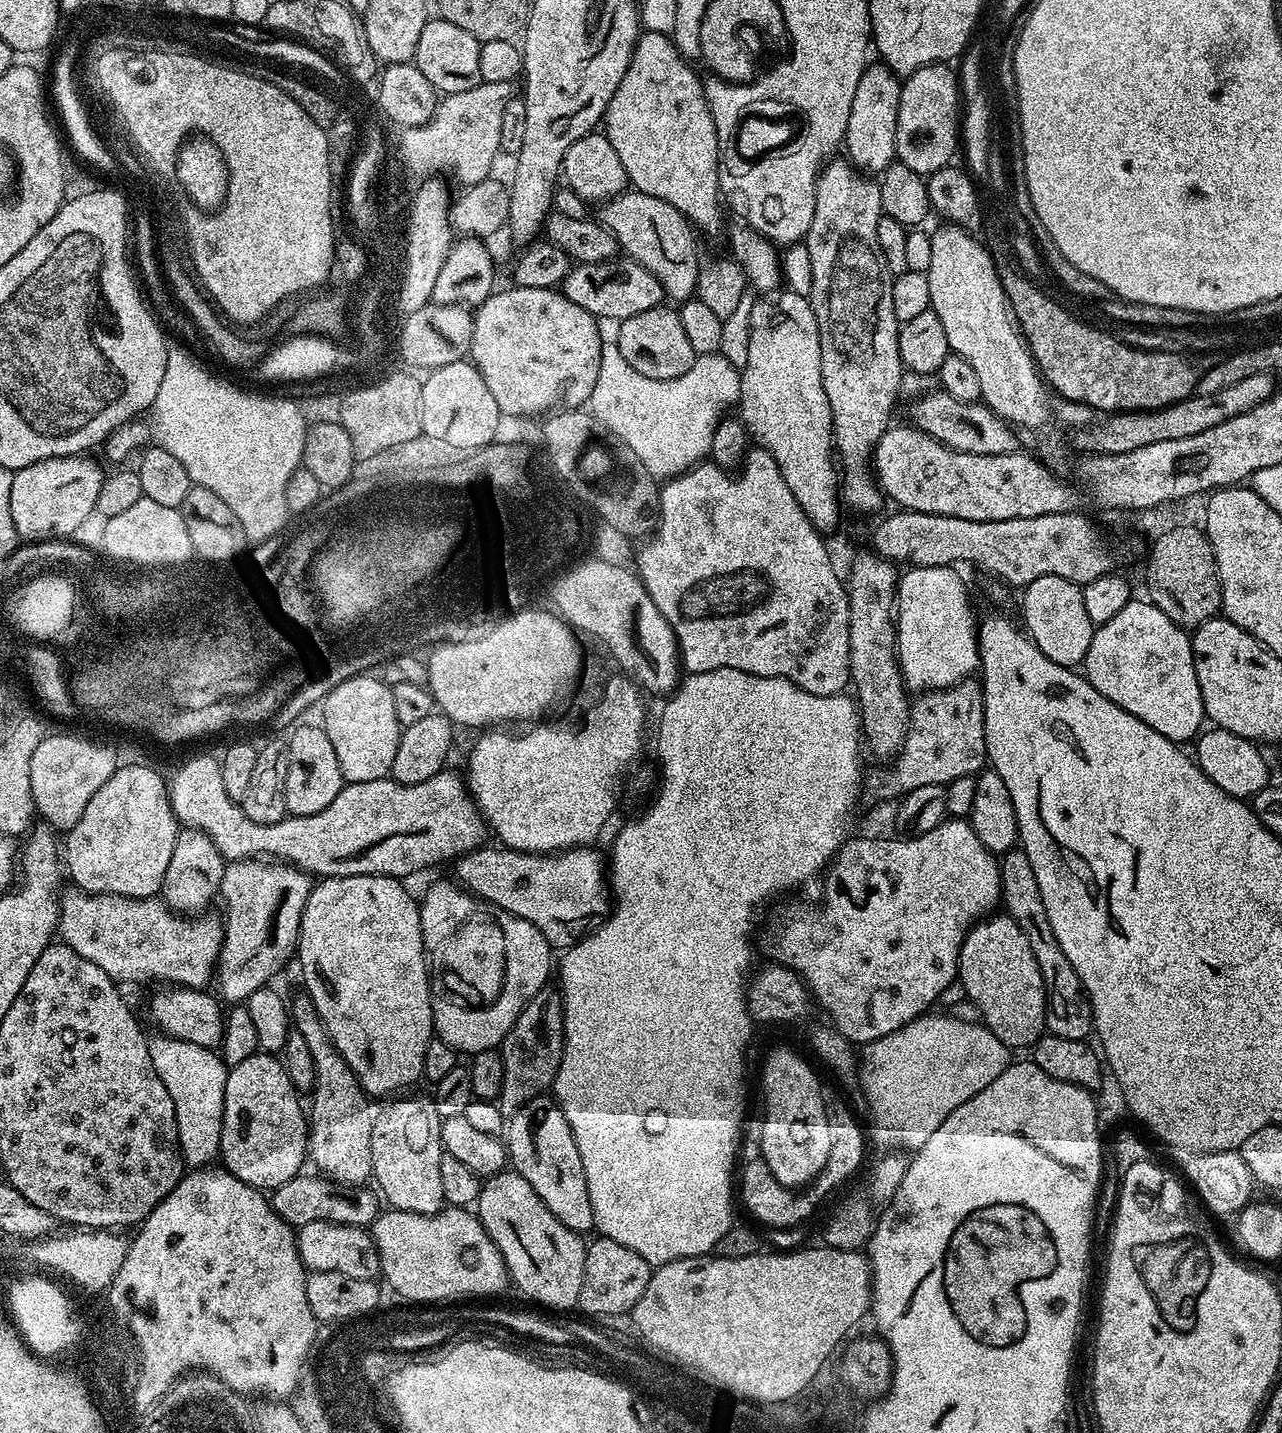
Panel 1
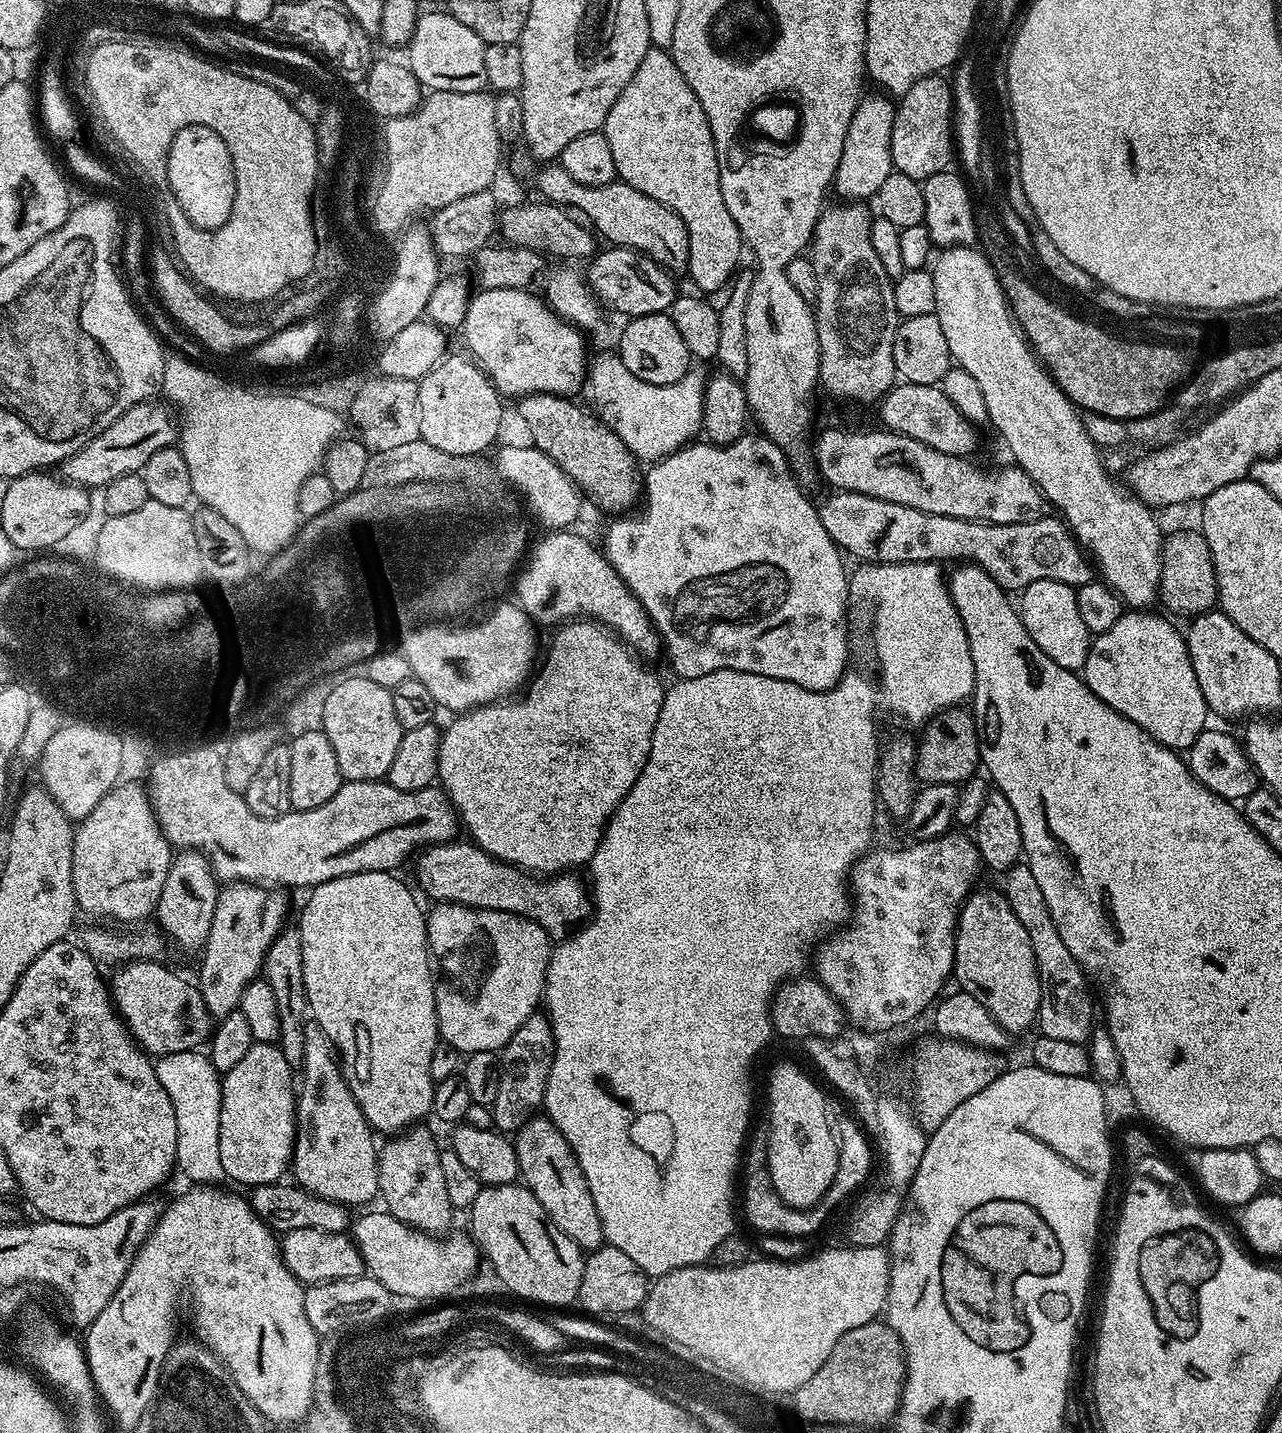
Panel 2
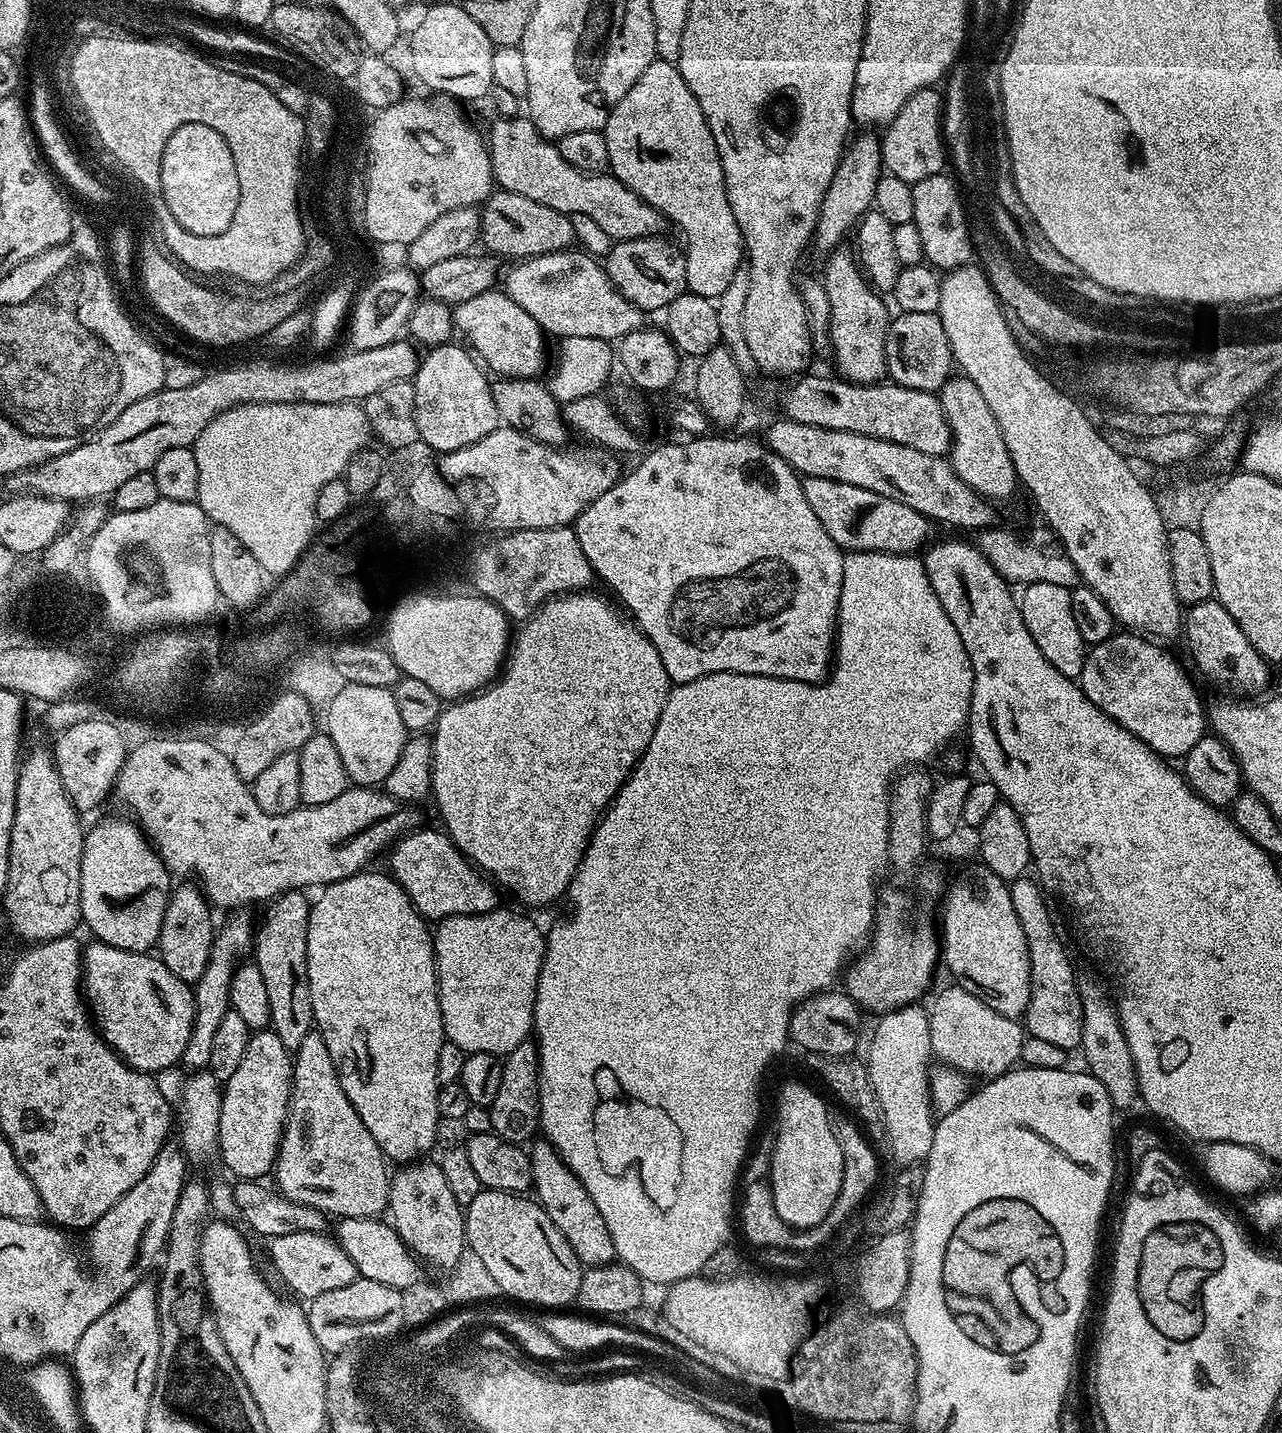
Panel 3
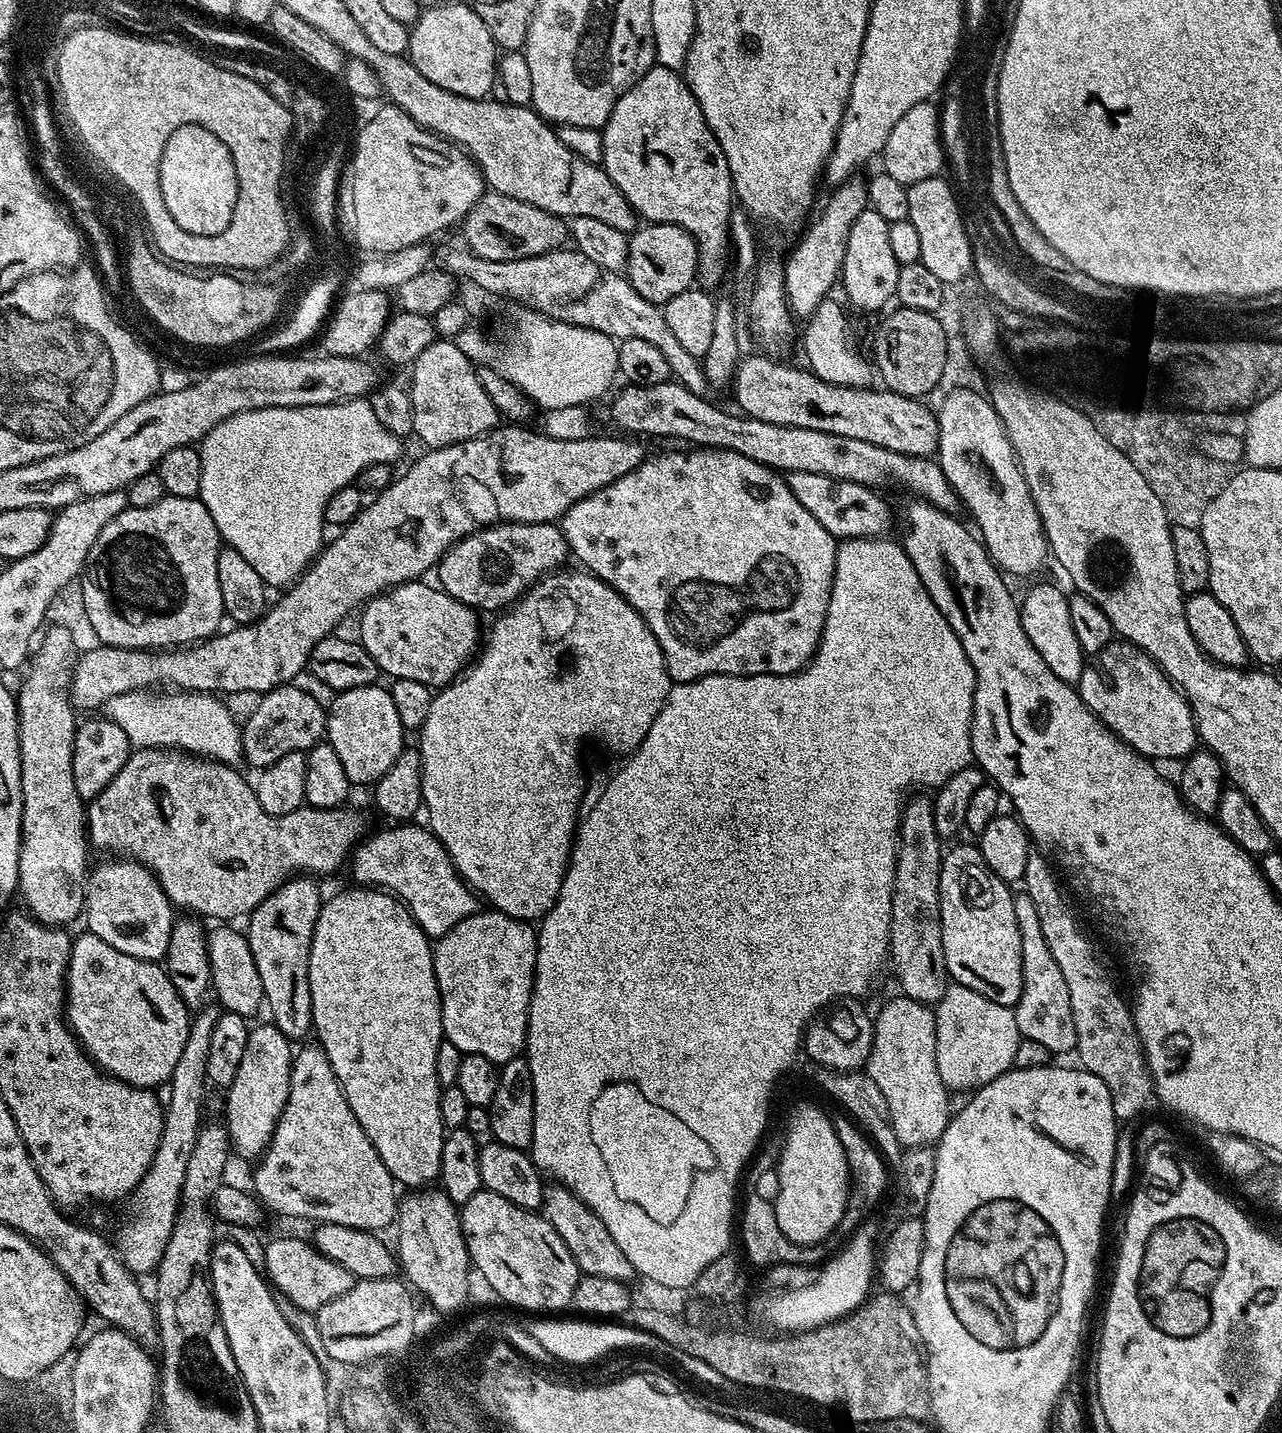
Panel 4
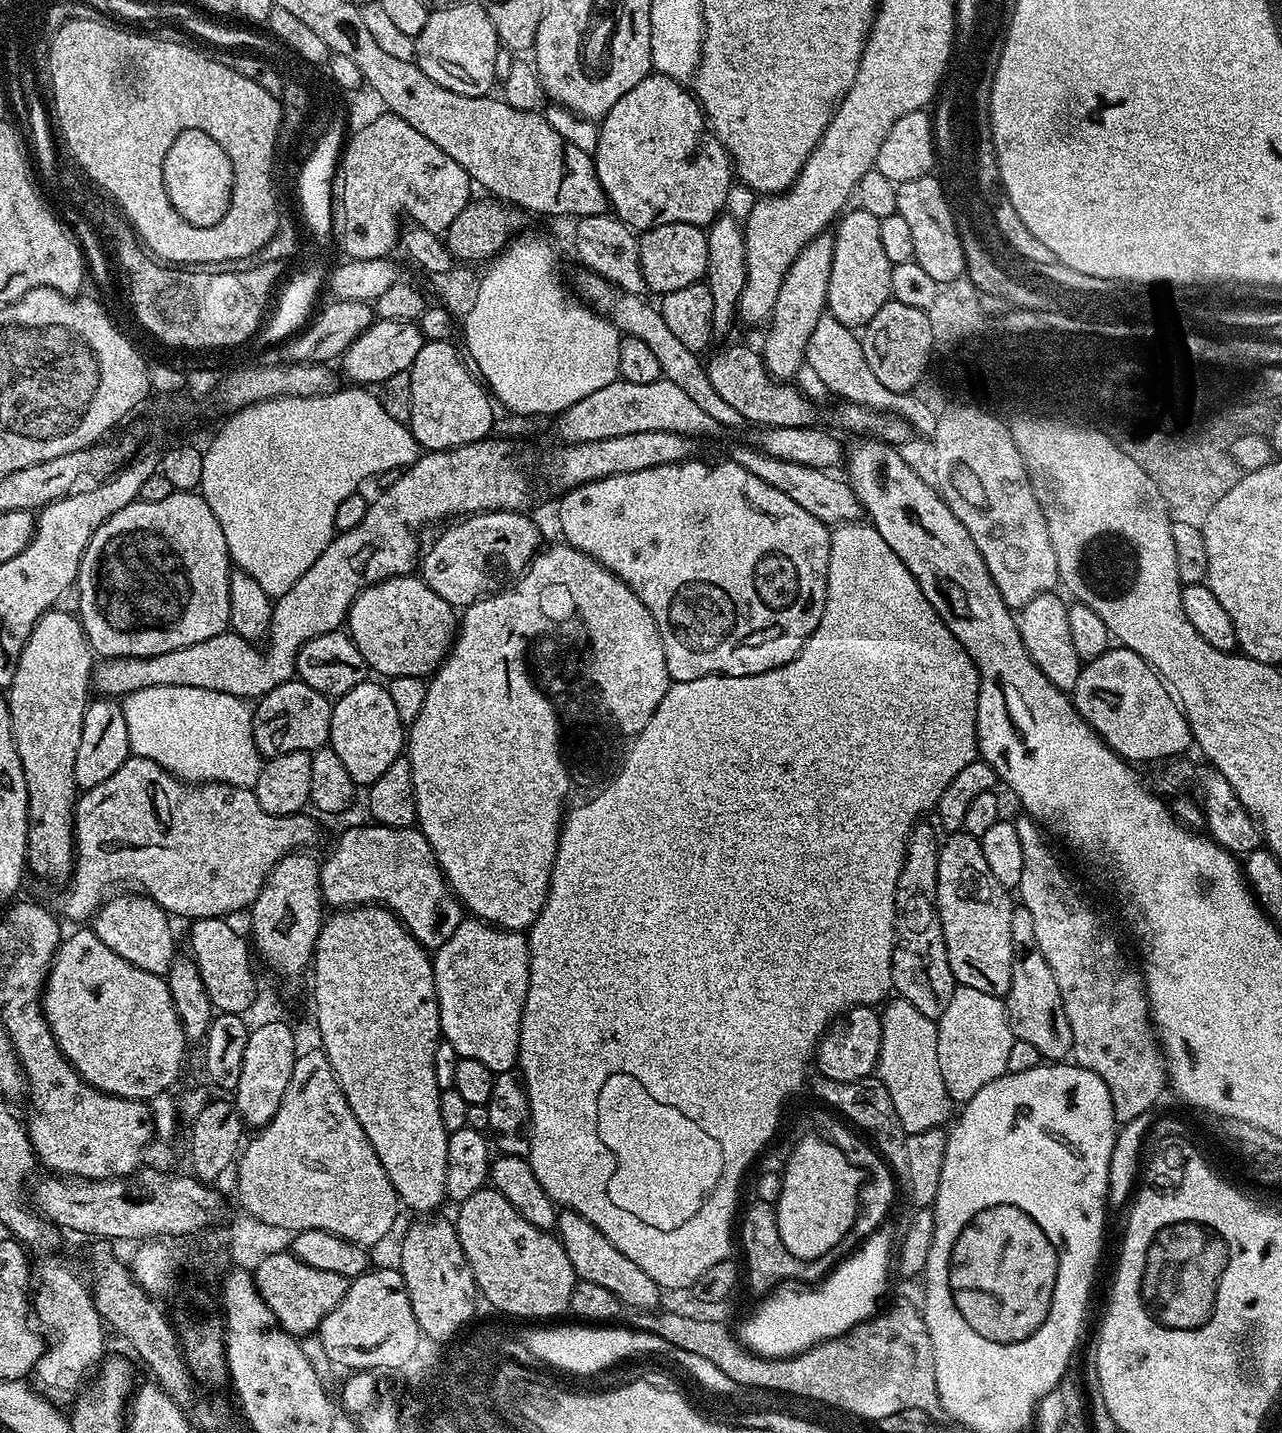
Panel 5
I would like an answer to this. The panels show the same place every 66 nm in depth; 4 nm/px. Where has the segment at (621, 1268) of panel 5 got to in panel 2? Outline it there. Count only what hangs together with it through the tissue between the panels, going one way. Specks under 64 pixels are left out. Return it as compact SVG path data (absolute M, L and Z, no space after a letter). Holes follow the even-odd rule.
M533 1114L528 1121L514 1133L516 1157L520 1167L519 1179L525 1188L542 1202L546 1214L581 1250L591 1250L605 1243L606 1234L602 1230L602 1218L598 1218L598 1206L594 1206L594 1194L590 1194L590 1186L586 1182L586 1174L582 1174L582 1166L578 1166L578 1158L574 1150L570 1150L570 1142L562 1138L558 1126L544 1114Z

